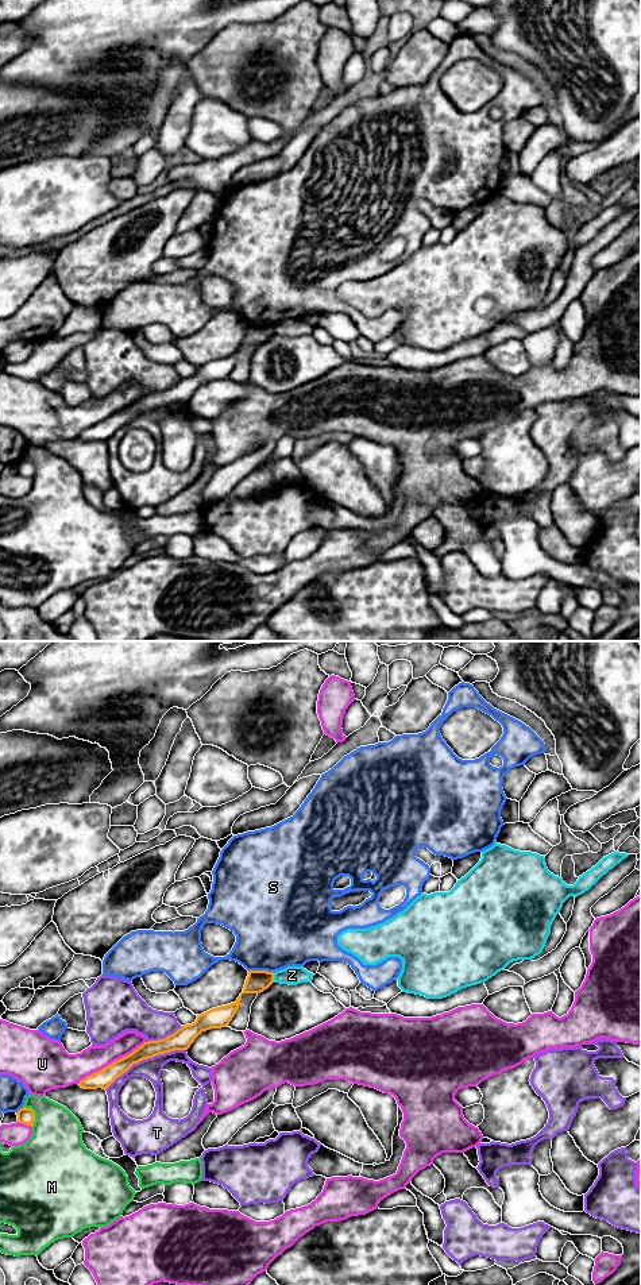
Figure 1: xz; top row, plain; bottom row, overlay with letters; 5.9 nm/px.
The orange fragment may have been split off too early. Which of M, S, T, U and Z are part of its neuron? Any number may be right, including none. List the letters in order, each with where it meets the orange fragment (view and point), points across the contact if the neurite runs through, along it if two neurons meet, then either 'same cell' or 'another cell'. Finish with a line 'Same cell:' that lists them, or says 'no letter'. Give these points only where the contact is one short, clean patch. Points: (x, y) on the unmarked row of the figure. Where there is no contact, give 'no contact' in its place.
M: meets orange in xz at (34, 466); another cell
S: meets orange in xz at (261, 323); another cell
T: meets orange in xz at (145, 411); another cell
U: meets orange in xz at (112, 415); another cell
Z: meets orange in xz at (273, 330); border along xz (273, 324), (274, 334); another cell
Same cell: no letter

